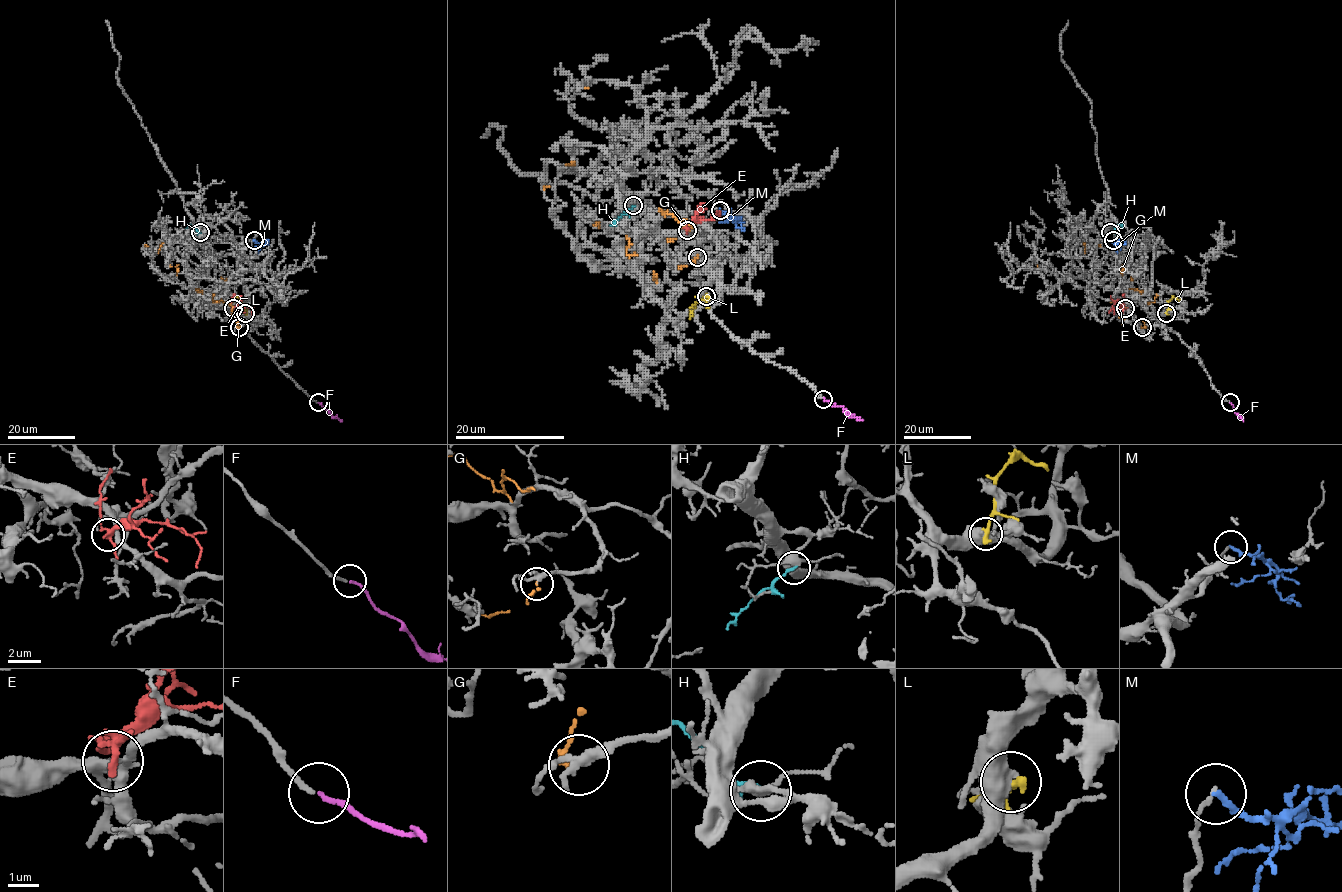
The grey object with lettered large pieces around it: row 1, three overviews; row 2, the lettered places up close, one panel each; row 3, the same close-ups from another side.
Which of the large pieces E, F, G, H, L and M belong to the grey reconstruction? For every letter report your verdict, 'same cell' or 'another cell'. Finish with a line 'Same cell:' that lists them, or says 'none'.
E: another cell
F: same cell
G: another cell
H: another cell
L: another cell
M: another cell
Same cell: F

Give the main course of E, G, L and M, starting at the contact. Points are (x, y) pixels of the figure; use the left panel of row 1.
E: (233, 308), (239, 304), (249, 306), (251, 315)
G: (239, 327), (232, 315), (233, 303), (214, 302), (177, 275), (177, 268), (159, 253), (170, 266)
L: (245, 313), (241, 302), (235, 299)
M: (254, 241), (268, 243)

